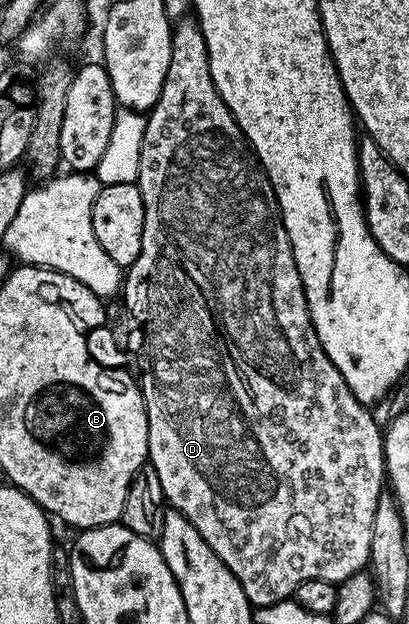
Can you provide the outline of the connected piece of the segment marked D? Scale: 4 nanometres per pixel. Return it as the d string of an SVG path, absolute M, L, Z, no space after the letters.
M185 18L179 21L172 30L170 70L166 70L166 82L162 86L162 94L158 98L156 105L152 107L151 112L147 113L144 121L142 150L140 151L140 178L138 181L140 193L142 194L142 202L144 203L142 250L138 254L136 261L132 263L131 268L127 269L126 279L122 285L122 295L124 294L124 302L122 304L125 309L132 310L143 329L142 358L144 358L144 373L139 373L138 383L141 392L144 394L144 405L146 406L146 414L148 415L147 463L158 474L158 482L162 482L162 490L164 491L167 507L181 512L190 522L190 526L194 526L194 530L198 530L198 534L202 534L202 538L206 538L206 546L210 546L210 550L214 550L214 554L218 554L218 558L222 558L222 562L230 570L230 574L234 574L234 578L238 578L242 590L246 590L246 598L249 602L255 607L260 608L268 607L271 604L278 603L280 600L289 599L295 593L299 584L306 582L310 578L322 578L326 582L339 586L343 584L346 578L350 578L356 572L363 572L369 567L370 530L374 530L374 510L378 510L378 498L380 497L380 493L385 491L386 488L386 469L384 466L384 434L381 425L376 425L375 418L368 413L371 411L365 405L360 404L358 398L354 398L350 386L346 386L342 374L338 374L334 362L330 362L326 350L322 350L322 342L318 342L318 334L312 325L310 310L306 302L306 294L302 286L302 278L298 274L298 266L294 262L292 243L284 229L284 223L280 217L280 207L276 201L272 183L270 183L268 177L264 175L263 171L258 167L257 161L251 155L240 154L240 148L245 143L244 133L236 125L236 119L230 114L226 102L220 97L212 81L208 51L206 50L206 38L202 34L200 25L192 18Z

